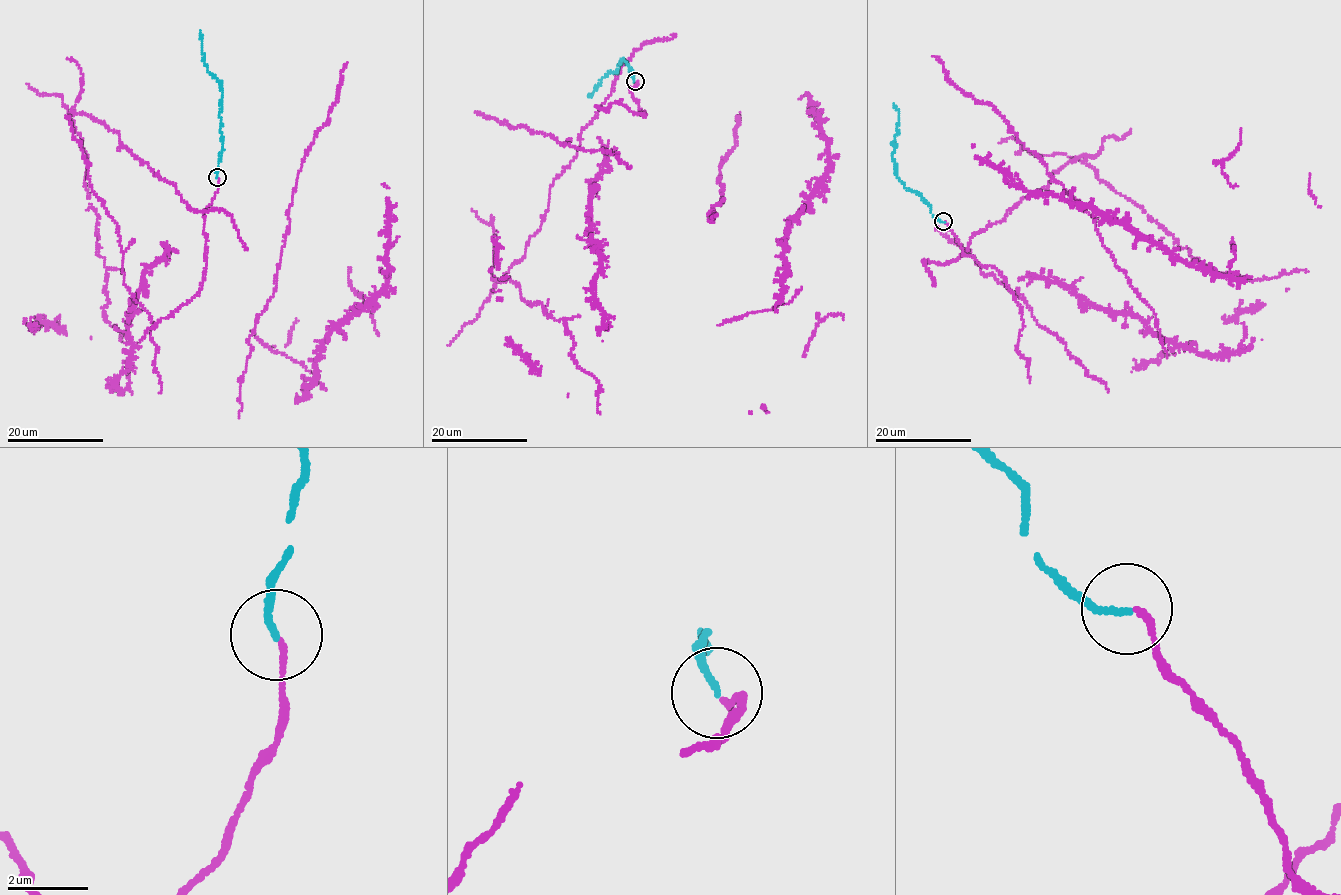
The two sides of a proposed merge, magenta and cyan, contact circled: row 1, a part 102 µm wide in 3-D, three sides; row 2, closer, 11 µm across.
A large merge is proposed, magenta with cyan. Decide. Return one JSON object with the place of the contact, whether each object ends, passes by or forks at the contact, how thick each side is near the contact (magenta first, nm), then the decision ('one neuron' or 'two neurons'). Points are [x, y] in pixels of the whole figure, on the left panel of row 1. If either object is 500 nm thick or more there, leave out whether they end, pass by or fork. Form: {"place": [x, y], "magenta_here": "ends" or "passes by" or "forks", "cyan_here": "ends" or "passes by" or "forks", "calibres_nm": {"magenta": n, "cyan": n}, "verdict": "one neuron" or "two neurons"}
{"place": [217, 177], "magenta_here": "ends", "cyan_here": "ends", "calibres_nm": {"magenta": 150, "cyan": 140}, "verdict": "one neuron"}

